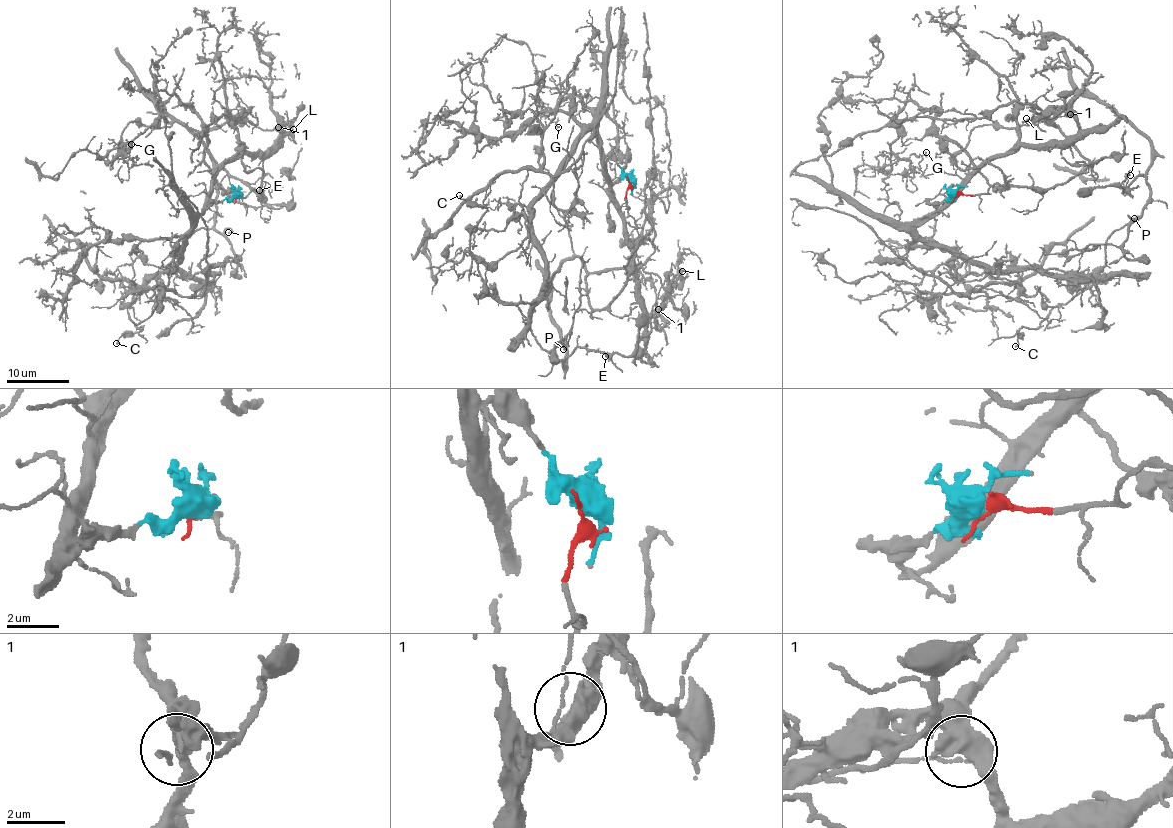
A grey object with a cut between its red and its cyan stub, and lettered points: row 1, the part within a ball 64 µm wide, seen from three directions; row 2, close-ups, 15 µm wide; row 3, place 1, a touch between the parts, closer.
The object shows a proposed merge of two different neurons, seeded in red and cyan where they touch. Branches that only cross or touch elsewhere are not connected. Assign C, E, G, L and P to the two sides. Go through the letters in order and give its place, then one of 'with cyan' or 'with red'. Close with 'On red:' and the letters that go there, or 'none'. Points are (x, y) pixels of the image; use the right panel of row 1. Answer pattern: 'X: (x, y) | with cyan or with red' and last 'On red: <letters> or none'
C: (1015, 346) | with red
E: (1130, 175) | with red
G: (926, 152) | with cyan
L: (1026, 118) | with cyan
P: (1134, 218) | with red
On red: C, E, P

